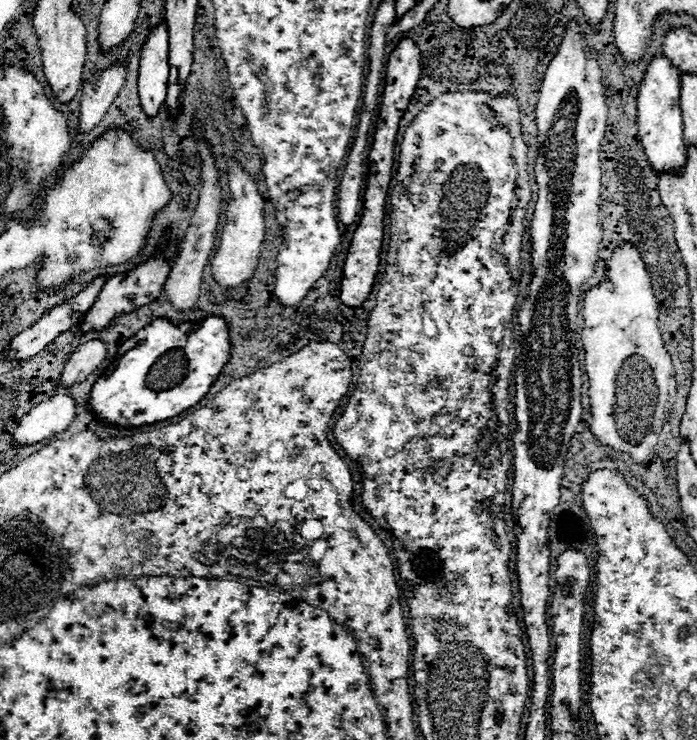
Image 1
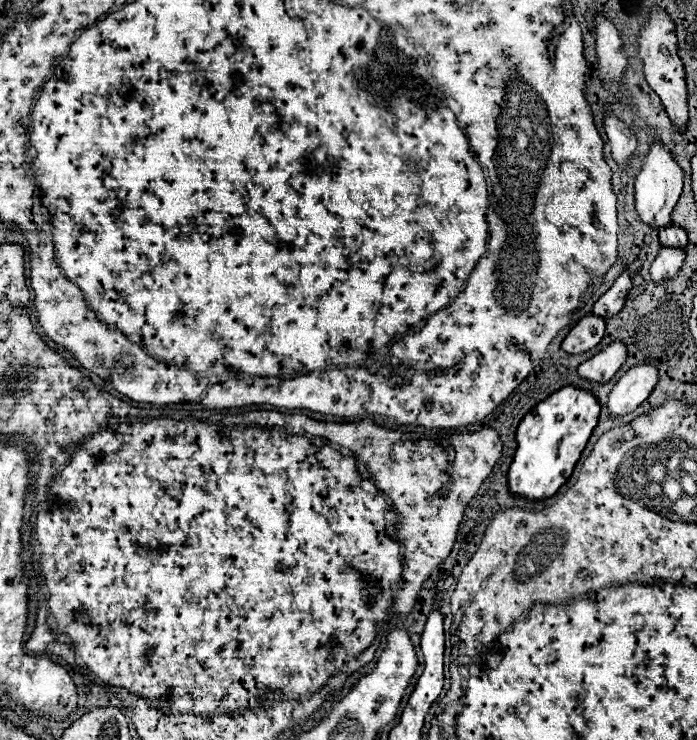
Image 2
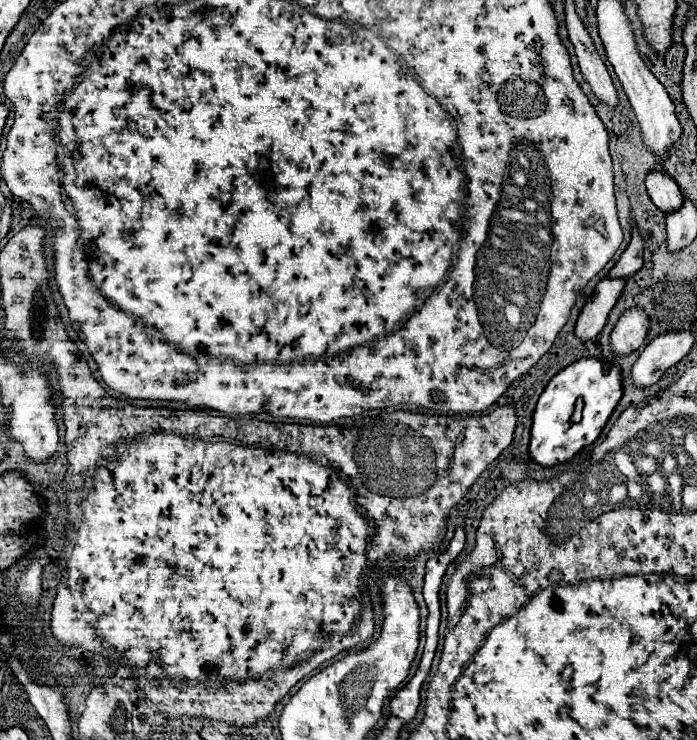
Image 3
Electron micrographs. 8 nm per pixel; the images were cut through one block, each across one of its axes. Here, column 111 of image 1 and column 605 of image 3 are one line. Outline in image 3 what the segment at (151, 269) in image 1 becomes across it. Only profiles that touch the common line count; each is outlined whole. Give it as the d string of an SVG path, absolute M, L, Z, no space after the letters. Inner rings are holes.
M604 278L596 286L594 294L588 298L588 302L584 304L584 308L582 308L582 312L580 312L578 320L576 320L574 334L580 340L592 340L602 332L602 328L606 326L608 314L614 308L624 284L626 284L624 280Z

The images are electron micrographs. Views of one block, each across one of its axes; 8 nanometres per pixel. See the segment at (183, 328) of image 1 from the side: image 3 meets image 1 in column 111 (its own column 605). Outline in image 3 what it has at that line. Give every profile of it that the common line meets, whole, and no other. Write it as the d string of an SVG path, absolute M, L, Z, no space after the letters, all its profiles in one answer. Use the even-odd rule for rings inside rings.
M582 358L572 362L562 372L558 372L548 386L544 388L534 414L532 414L532 428L530 428L530 458L546 468L572 460L584 446L592 444L606 426L606 420L618 406L622 398L622 376L618 366L608 366L602 370L602 360ZM582 398L584 410L582 420L572 424L570 414L574 412L576 400Z

